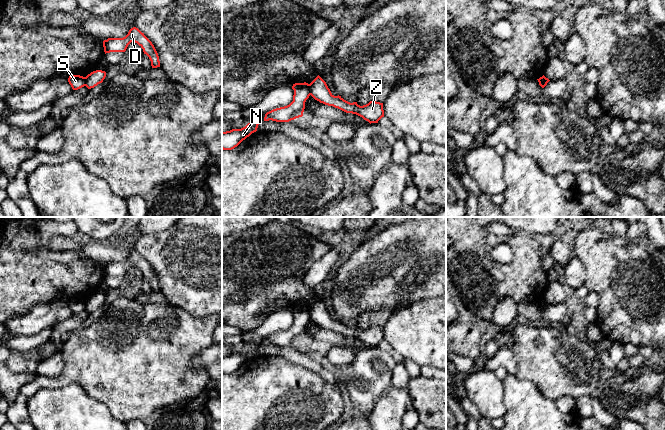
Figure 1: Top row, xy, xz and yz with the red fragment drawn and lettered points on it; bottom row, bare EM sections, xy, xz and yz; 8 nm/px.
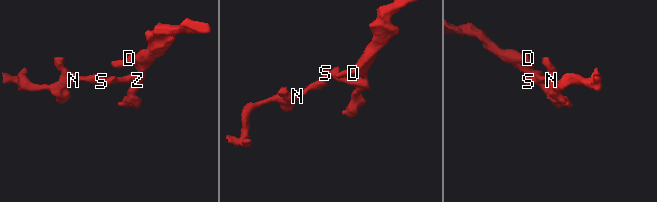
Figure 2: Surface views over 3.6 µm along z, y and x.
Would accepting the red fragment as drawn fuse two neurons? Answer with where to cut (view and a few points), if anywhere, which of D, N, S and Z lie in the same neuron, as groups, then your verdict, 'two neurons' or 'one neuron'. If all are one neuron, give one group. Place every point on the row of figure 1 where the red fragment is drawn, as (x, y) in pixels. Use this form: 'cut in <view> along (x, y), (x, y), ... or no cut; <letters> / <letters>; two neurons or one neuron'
no cut; D N S Z; one neuron

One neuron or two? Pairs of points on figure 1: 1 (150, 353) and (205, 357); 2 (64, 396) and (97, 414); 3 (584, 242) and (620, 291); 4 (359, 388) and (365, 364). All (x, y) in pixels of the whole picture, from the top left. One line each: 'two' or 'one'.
1: two
2: one
3: one
4: one

